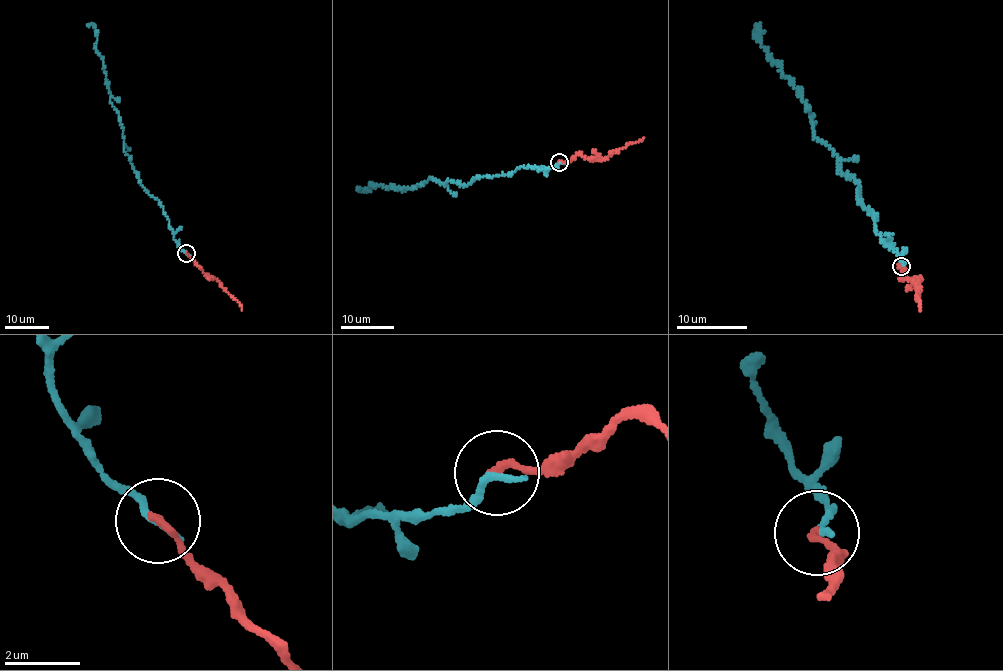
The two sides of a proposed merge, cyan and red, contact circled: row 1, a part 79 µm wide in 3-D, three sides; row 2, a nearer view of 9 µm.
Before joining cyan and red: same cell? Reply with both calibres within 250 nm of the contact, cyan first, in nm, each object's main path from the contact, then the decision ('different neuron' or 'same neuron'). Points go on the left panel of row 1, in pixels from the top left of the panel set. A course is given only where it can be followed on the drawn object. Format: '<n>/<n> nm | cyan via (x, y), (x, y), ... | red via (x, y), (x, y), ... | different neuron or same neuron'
200/180 nm | cyan via (186, 254), (176, 243), (162, 206), (140, 182), (124, 150), (123, 128), (111, 104), (95, 28), (86, 25) | red via (186, 254), (206, 275), (220, 282), (242, 311) | same neuron

